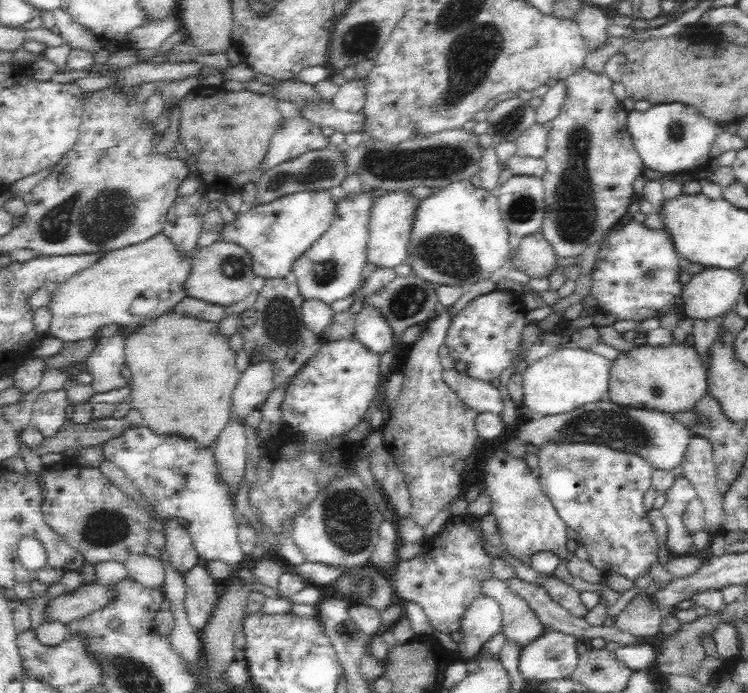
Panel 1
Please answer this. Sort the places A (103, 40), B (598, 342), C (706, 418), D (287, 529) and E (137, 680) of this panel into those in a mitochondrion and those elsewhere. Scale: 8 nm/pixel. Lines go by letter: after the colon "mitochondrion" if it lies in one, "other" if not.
A: other
B: other
C: mitochondrion
D: other
E: mitochondrion

